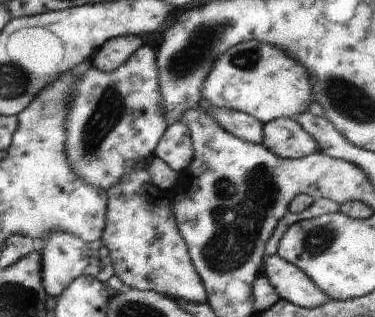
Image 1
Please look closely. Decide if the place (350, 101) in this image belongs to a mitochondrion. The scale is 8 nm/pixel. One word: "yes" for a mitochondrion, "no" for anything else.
yes

